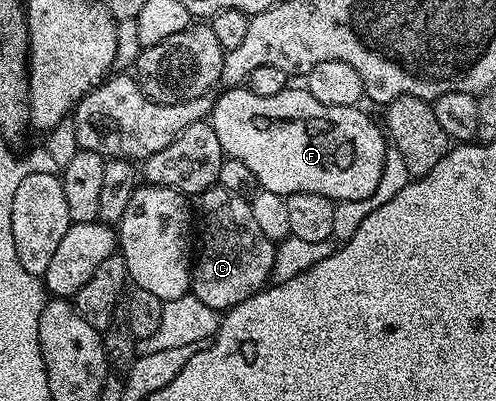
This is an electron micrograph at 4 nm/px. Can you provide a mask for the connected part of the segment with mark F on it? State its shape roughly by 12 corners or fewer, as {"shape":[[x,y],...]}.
{"shape":[[304,88],[217,95],[223,155],[259,187],[365,203],[383,129]]}

